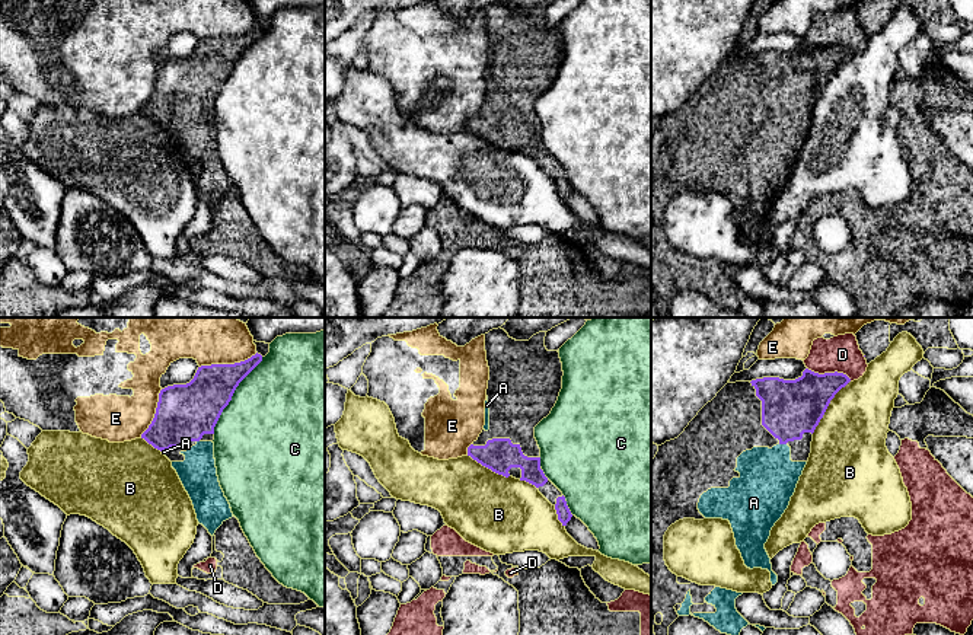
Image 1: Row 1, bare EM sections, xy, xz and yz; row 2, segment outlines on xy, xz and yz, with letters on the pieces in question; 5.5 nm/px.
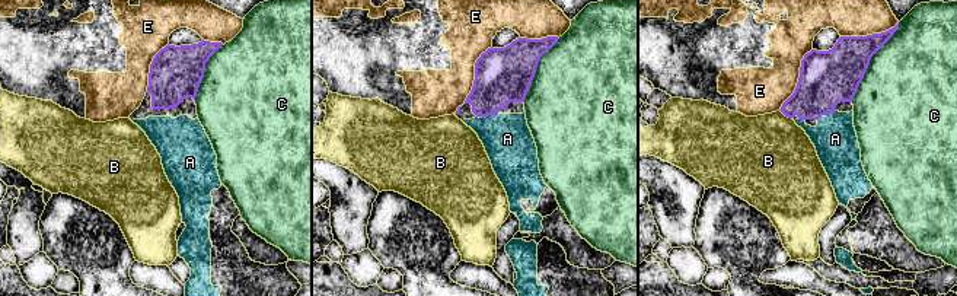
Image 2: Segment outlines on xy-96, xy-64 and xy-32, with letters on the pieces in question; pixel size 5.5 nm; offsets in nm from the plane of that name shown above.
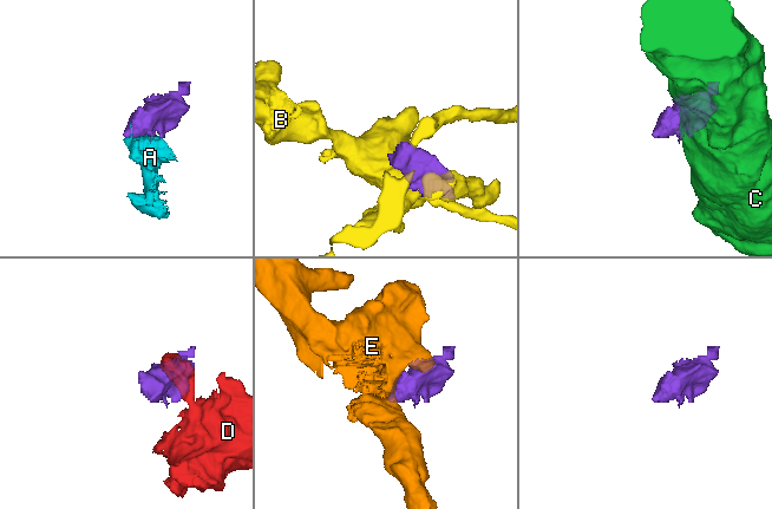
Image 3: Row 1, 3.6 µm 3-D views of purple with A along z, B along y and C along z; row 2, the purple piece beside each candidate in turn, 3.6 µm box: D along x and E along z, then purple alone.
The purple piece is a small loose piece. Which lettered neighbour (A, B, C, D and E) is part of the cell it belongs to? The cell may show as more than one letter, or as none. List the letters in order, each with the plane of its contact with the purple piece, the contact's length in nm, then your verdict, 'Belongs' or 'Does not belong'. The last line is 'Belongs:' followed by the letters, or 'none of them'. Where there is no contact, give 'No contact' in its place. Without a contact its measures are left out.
A: Touches purple in yz. Shared border 40 nm. Belongs
B: Touches purple in yz. Shared border 360 nm. Does not belong
C: Touches purple in xy. Shared border 500 nm. Does not belong
D: Touches purple in yz. Shared border 260 nm. Does not belong
E: Touches purple in xy. Shared border 340 nm. Does not belong
Belongs: A

